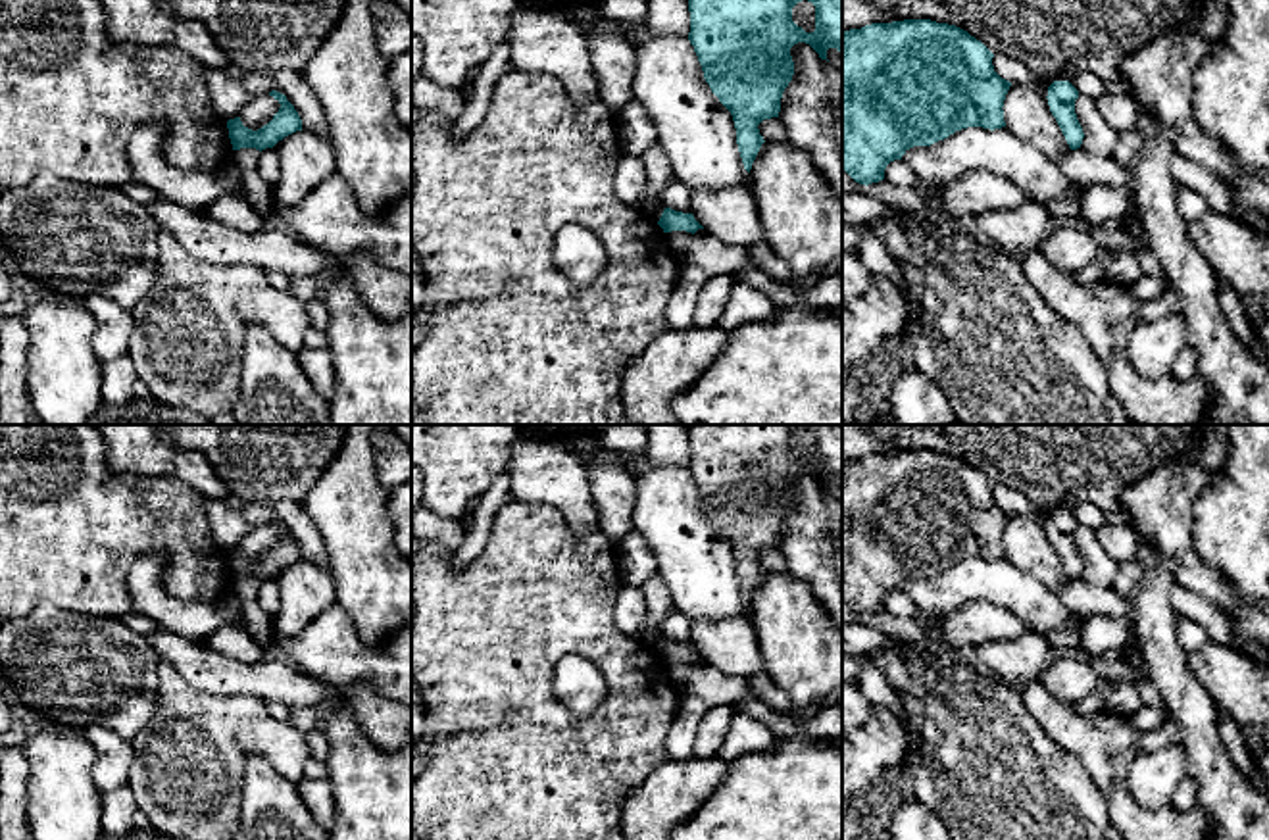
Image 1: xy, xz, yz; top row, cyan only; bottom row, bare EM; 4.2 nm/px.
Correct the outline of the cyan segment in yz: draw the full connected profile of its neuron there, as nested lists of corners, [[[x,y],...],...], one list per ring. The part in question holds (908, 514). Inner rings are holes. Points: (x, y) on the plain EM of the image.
[[[931,450],[842,461],[842,600],[867,617],[913,577],[931,577],[967,557],[1006,557],[1002,538],[1011,513],[994,502],[992,488],[967,461]]]

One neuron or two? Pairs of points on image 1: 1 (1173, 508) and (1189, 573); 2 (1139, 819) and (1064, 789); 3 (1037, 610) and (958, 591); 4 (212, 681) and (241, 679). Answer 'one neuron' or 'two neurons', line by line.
1: one neuron
2: two neurons
3: one neuron
4: one neuron

